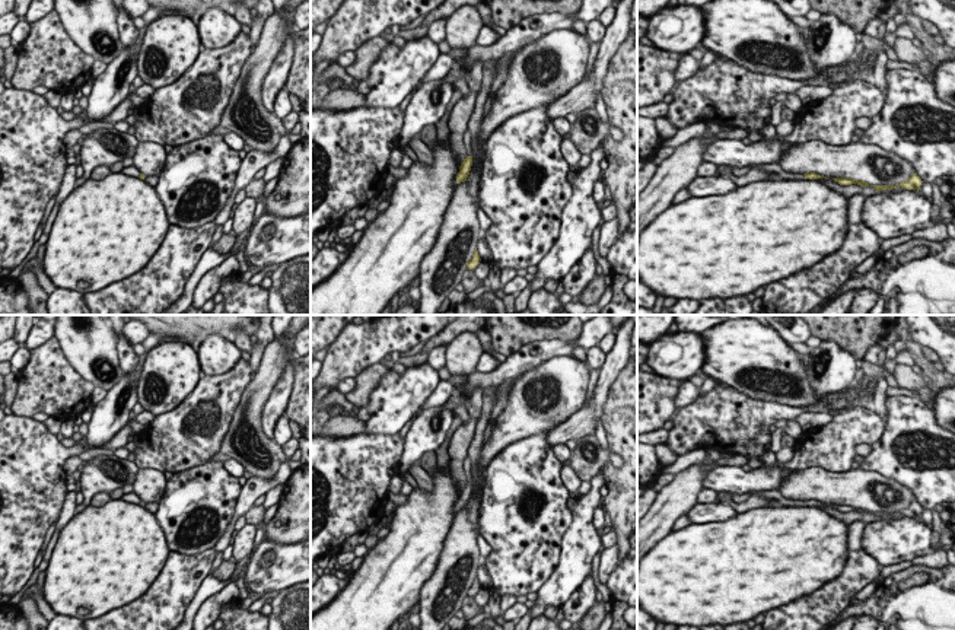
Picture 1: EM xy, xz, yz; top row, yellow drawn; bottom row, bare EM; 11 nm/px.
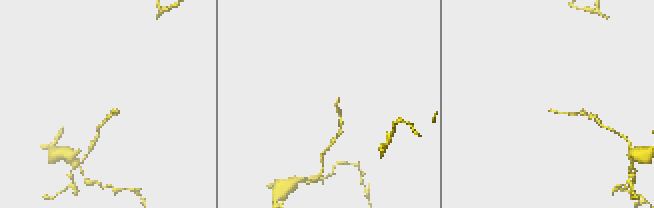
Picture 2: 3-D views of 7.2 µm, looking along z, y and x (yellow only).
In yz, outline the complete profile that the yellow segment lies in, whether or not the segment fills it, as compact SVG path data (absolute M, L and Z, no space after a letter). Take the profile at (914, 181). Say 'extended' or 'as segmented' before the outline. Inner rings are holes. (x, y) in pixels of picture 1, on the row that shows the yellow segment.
as segmented; M911 174L910 178L907 181L903 181L901 184L895 184L895 185L870 185L873 190L876 191L884 191L884 190L892 190L897 187L901 187L904 190L920 190L921 185L921 178L917 174Z

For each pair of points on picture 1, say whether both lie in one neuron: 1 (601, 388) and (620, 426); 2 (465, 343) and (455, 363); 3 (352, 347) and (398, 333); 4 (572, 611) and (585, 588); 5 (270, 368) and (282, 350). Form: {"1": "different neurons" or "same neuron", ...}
{"1": "different neurons", "2": "same neuron", "3": "same neuron", "4": "same neuron", "5": "same neuron"}

